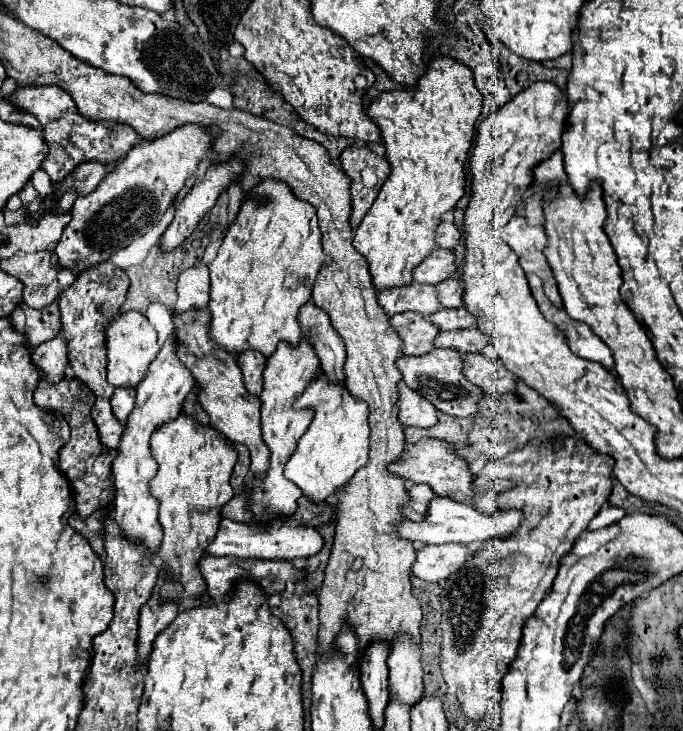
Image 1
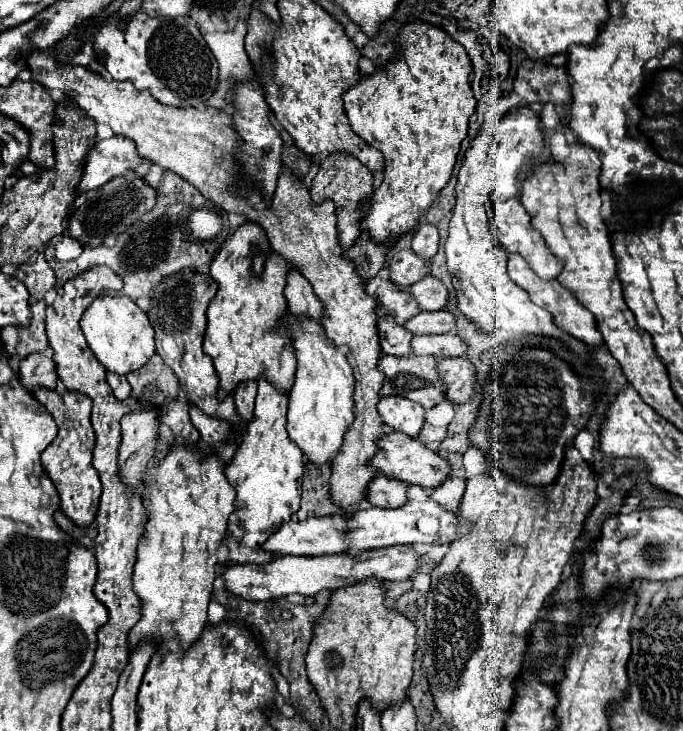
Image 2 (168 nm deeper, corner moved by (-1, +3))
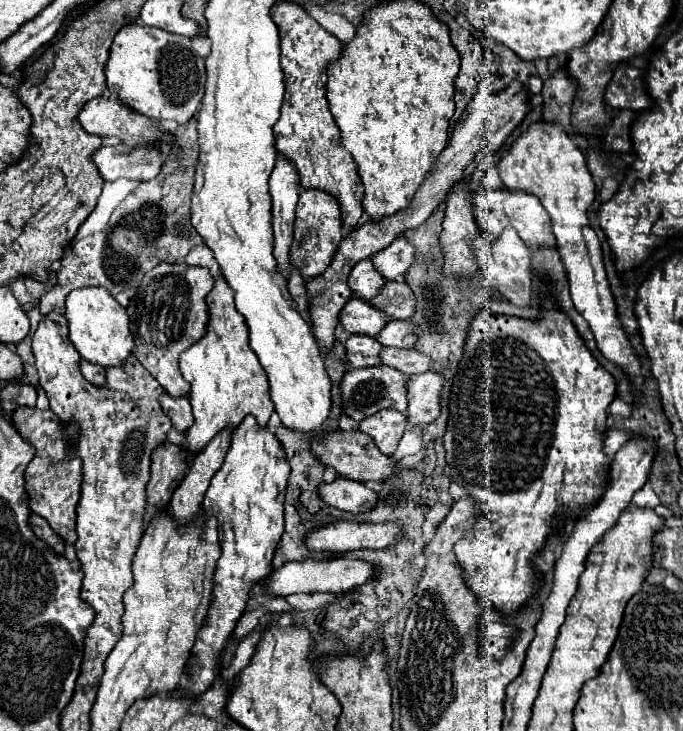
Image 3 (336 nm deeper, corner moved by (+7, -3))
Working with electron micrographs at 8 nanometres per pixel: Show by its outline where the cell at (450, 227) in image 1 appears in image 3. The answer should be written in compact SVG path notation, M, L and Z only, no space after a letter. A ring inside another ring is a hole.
M400 237L392 245L388 245L384 251L374 255L372 261L376 263L376 269L386 279L392 281L402 277L408 271L408 267L414 263L414 257L416 257L416 247L412 247L412 243L406 241L406 237Z

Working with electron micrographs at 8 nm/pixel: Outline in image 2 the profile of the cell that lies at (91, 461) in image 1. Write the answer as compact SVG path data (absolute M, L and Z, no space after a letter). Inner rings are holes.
M36 389L34 397L48 409L48 413L58 425L58 435L40 455L40 463L60 495L60 509L64 511L64 515L72 519L78 527L88 527L94 521L102 493L98 473L96 469L92 469L94 429L90 425L90 411L92 411L90 399L80 393L68 393L68 391L60 395L52 389Z

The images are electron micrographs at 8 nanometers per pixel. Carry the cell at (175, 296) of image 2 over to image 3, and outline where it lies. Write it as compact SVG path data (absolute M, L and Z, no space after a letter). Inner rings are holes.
M182 261L178 263L160 263L152 271L148 271L138 287L138 293L130 299L128 317L130 317L130 331L136 341L134 355L136 359L150 371L150 375L168 391L160 399L164 413L172 419L172 425L178 433L186 433L188 427L194 423L192 407L188 399L174 399L174 397L188 397L188 381L182 379L178 369L178 359L184 349L194 345L204 333L208 323L208 307L204 297L212 291L214 279L206 267L192 267Z

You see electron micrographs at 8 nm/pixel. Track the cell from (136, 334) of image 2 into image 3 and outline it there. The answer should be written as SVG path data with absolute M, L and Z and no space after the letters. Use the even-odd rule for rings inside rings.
M84 287L76 289L66 299L66 319L70 327L70 341L82 357L80 371L82 375L98 387L106 385L106 369L104 367L120 367L132 355L134 339L130 333L130 319L126 309L104 289L104 287Z

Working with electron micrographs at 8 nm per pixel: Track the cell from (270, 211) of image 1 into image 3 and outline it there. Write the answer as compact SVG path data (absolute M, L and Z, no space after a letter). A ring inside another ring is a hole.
M222 273L214 279L214 289L206 297L208 327L206 335L180 355L180 371L190 383L190 405L194 413L194 425L186 433L186 445L192 455L198 453L220 429L236 427L246 415L254 415L258 425L264 427L274 411L270 399L268 375L258 363L256 353L248 343L248 325L244 315L236 311L232 289Z

